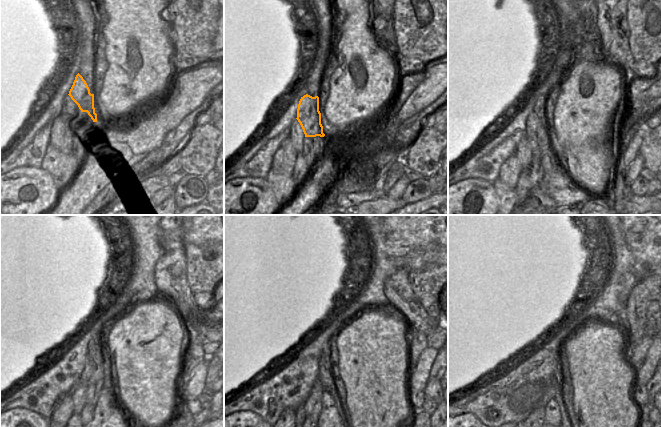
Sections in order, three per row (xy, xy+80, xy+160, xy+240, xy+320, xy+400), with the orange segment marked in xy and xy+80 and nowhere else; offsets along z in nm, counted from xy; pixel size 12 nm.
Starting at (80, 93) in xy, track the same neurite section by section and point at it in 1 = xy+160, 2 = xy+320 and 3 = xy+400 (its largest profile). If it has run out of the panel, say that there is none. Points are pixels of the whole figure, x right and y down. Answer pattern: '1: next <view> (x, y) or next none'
1: next xy+160 (537, 132)
2: next xy+320 (313, 405)
3: next xy+400 (537, 418)

